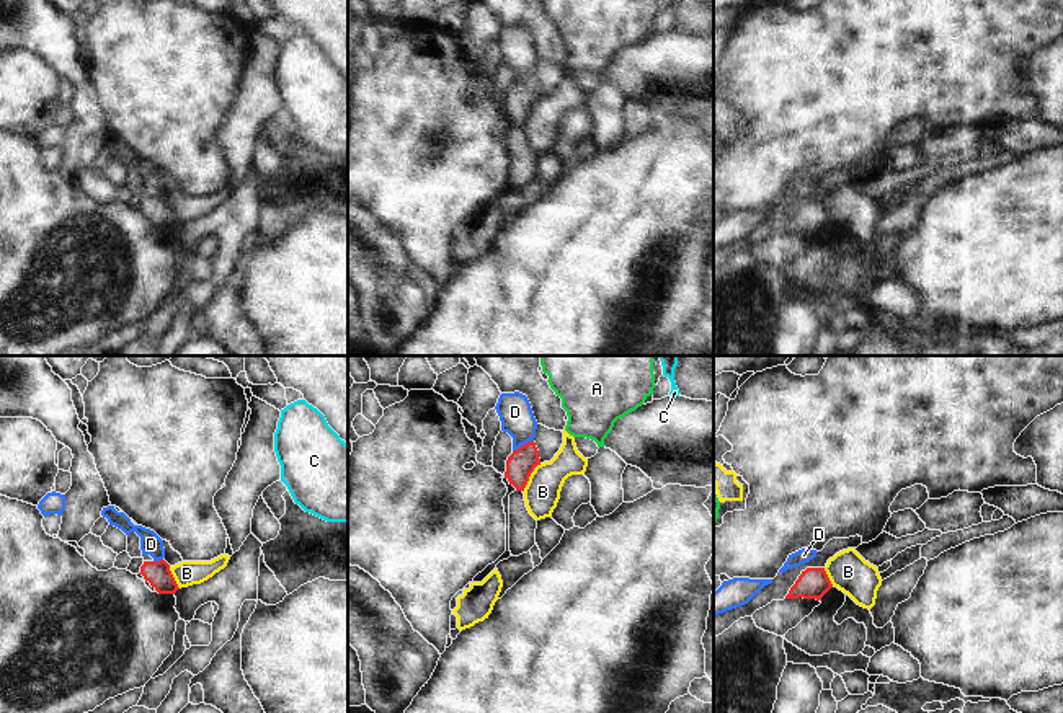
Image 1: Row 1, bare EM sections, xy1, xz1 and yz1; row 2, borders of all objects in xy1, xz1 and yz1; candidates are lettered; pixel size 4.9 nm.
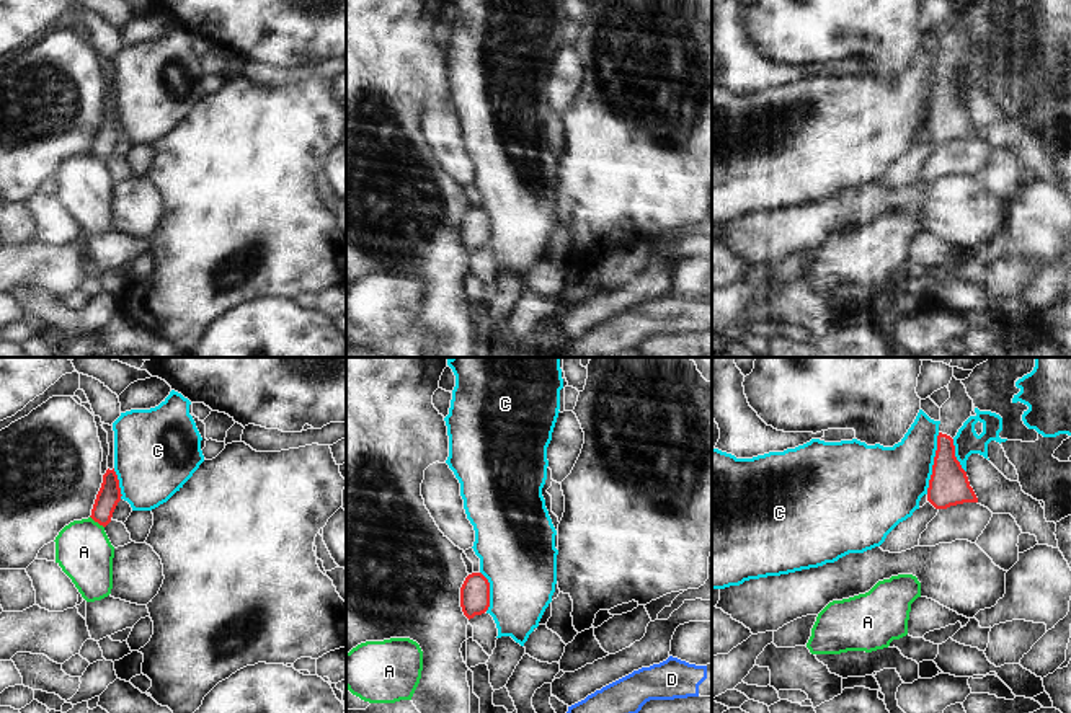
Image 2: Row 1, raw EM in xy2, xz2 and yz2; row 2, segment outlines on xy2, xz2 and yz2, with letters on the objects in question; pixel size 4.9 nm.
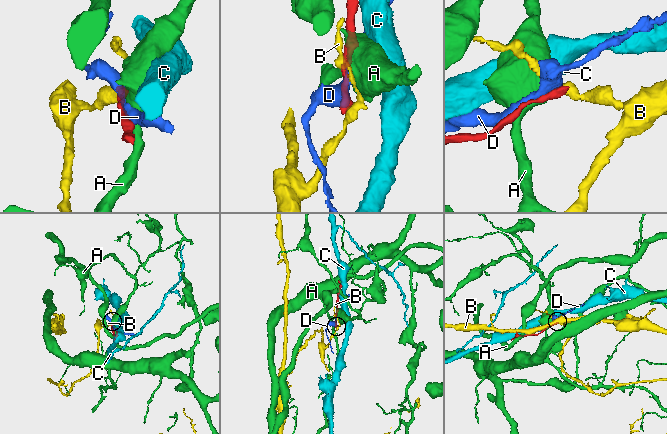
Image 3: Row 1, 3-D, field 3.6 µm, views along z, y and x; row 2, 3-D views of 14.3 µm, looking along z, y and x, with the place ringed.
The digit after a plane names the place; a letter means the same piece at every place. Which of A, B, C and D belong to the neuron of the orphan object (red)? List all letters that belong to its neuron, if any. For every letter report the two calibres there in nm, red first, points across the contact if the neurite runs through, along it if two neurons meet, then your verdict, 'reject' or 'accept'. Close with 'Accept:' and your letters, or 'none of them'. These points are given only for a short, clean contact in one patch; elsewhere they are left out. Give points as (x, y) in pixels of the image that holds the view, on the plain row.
A: 120 nm thick on the red side, 280 nm on the other; reject
B: 140 nm thick on the red side, 180 nm on the other; border along xz1 (541, 98), (531, 108), (523, 126); reject
C: 200 nm thick on the red side, 360 nm on the other; border along yz2 (939, 67), (926, 128); reject
D: 140 nm thick on the red side, 170 nm on the other; reject
Accept: none of them

